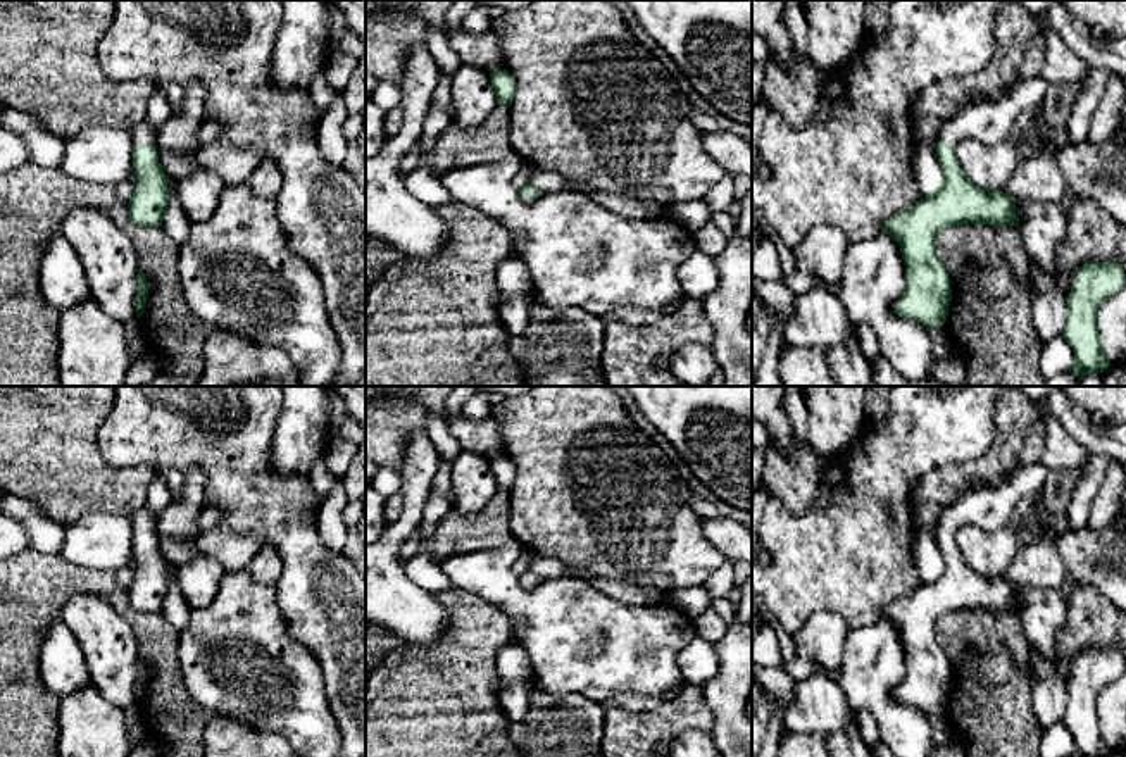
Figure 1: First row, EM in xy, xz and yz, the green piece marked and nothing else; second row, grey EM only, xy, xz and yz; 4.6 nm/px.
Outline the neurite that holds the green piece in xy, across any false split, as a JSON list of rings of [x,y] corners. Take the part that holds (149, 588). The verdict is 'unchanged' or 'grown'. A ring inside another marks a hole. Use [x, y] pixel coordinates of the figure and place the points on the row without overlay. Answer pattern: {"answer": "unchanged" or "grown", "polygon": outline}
{"answer": "grown", "polygon": [[[145,509],[133,514],[131,526],[134,531],[133,555],[138,566],[128,590],[129,605],[138,614],[160,614],[169,588],[169,562],[159,548],[155,522]]]}

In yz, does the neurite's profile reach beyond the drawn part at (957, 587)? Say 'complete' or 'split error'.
split error

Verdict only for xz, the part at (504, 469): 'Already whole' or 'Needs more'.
Already whole

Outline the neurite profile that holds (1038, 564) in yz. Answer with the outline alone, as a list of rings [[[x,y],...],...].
[[[1043,536],[1040,541],[1019,548],[1000,576],[1014,585],[1060,588],[1066,569],[1055,545]]]

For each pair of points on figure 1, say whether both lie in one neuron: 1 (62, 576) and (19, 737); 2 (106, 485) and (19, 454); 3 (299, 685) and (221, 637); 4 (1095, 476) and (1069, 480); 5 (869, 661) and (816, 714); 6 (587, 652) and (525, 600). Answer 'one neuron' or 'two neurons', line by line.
1: one neuron
2: one neuron
3: one neuron
4: two neurons
5: two neurons
6: one neuron

